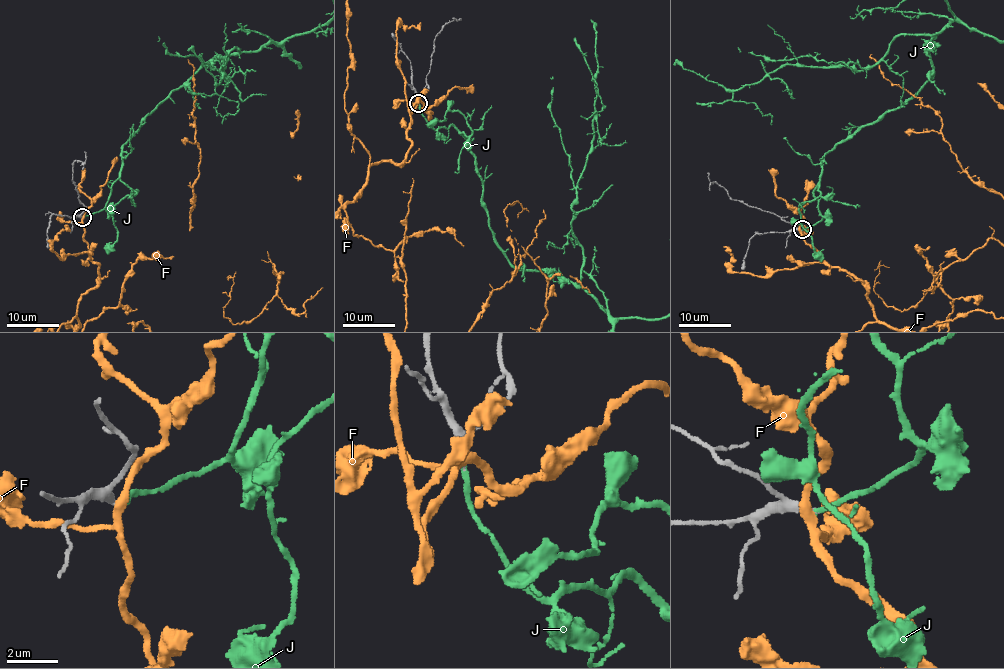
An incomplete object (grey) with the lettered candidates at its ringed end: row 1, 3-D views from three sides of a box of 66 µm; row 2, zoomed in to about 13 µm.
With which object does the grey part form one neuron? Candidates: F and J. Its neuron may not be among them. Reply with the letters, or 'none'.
J

